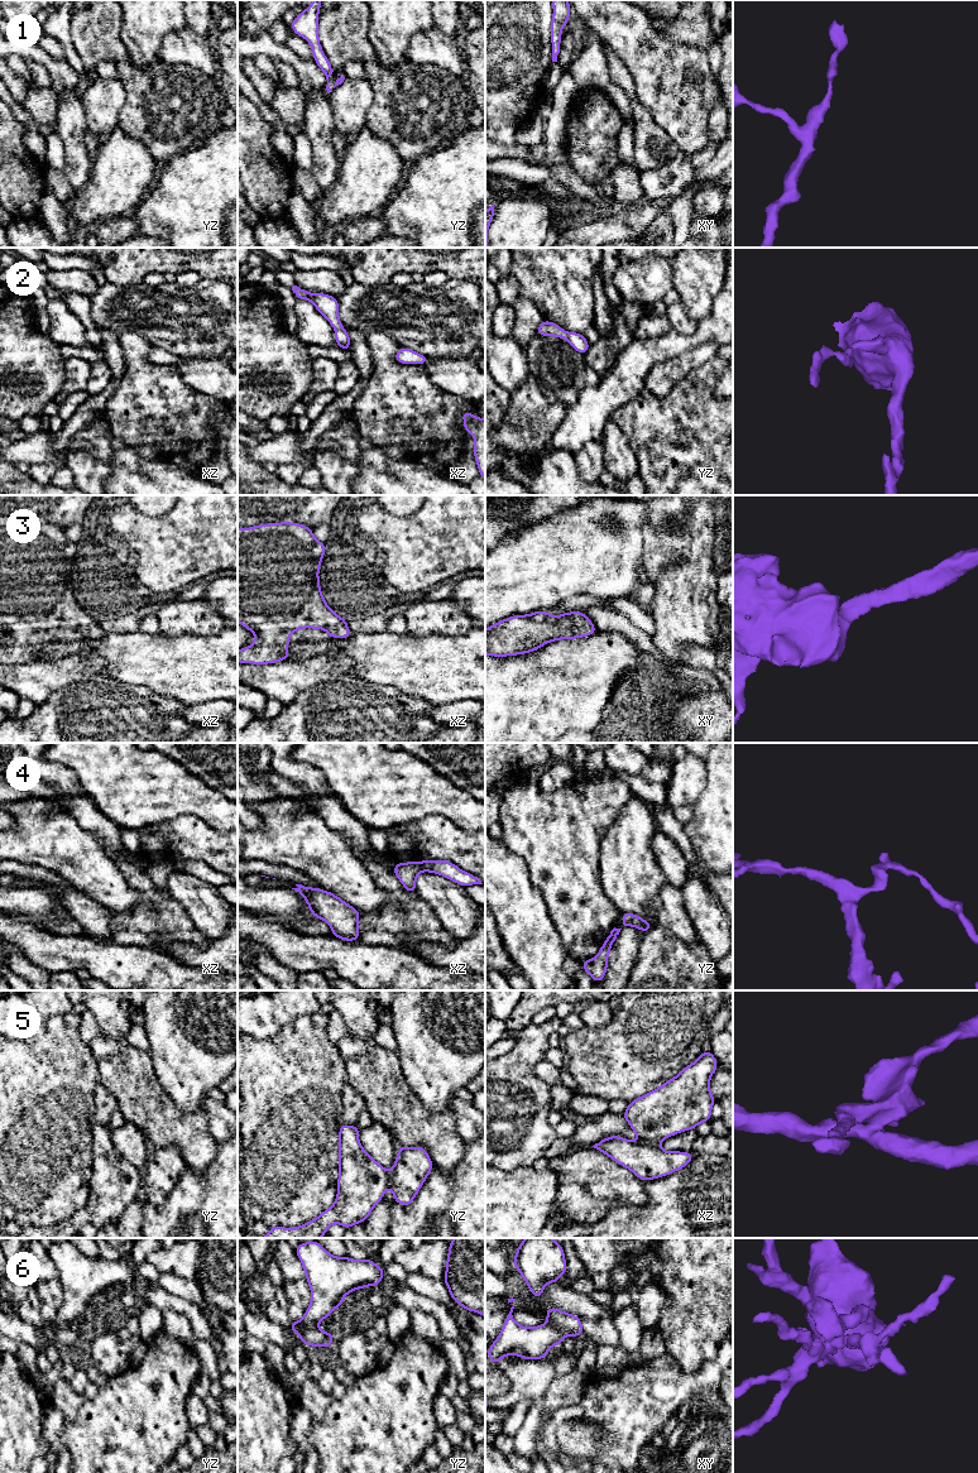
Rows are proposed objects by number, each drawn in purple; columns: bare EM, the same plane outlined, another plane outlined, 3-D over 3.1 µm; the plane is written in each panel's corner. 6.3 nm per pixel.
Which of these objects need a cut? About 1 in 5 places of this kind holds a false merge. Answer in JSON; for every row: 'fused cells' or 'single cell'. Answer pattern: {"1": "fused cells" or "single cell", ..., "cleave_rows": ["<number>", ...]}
{"1": "single cell", "2": "single cell", "3": "single cell", "4": "fused cells", "5": "fused cells", "6": "fused cells", "cleave_rows": ["4", "5", "6"]}

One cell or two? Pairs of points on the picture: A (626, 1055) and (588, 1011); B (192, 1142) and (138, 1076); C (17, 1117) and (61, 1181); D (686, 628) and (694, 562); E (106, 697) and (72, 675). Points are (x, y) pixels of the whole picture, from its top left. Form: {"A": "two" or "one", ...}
{"A": "two", "B": "one", "C": "one", "D": "one", "E": "two"}

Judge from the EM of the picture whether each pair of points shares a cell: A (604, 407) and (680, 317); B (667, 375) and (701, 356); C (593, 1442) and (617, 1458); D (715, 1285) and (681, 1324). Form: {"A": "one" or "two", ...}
{"A": "two", "B": "one", "C": "two", "D": "one"}

